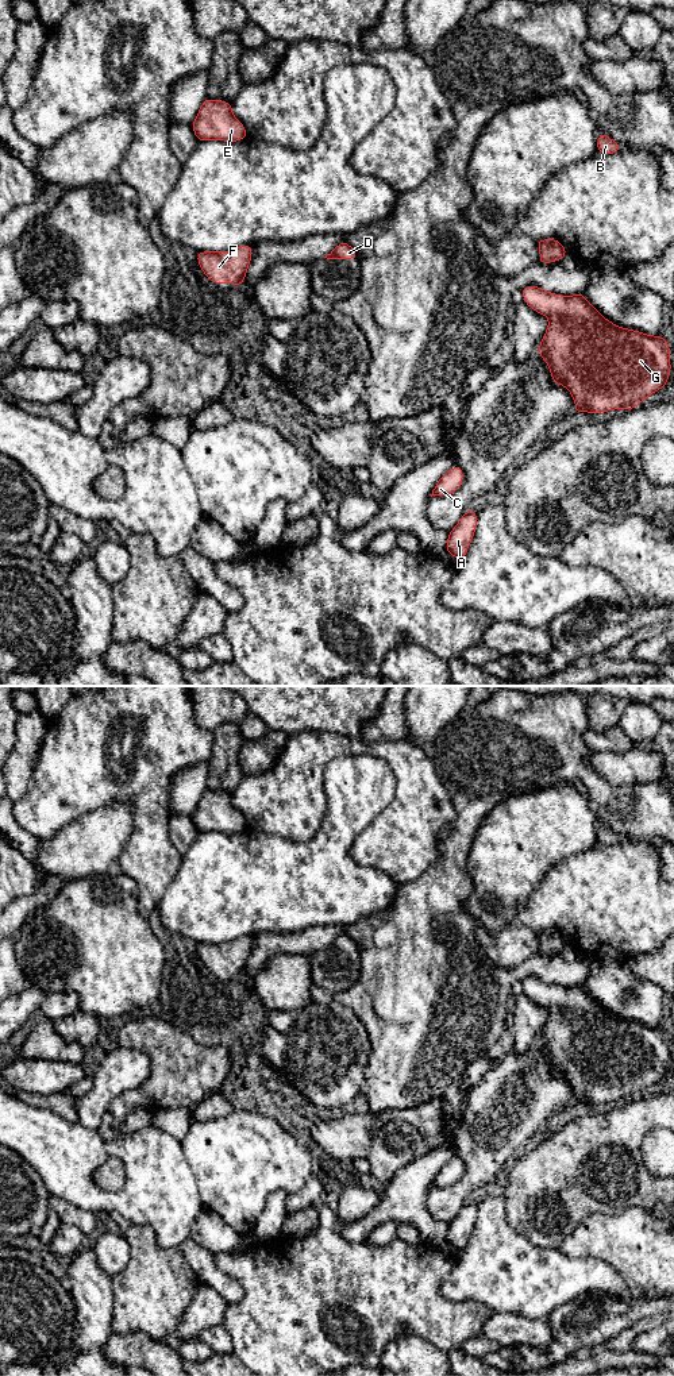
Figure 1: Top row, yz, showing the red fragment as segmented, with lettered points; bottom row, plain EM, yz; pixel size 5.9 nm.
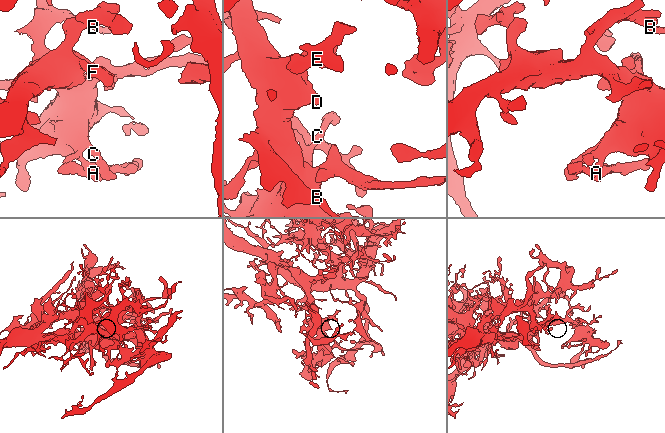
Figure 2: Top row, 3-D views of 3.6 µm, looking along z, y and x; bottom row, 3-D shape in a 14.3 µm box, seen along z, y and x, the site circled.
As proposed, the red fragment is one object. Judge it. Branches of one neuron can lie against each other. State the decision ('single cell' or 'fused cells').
single cell

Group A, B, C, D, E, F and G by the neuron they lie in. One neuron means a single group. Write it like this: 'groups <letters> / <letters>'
groups A B C D E F G

